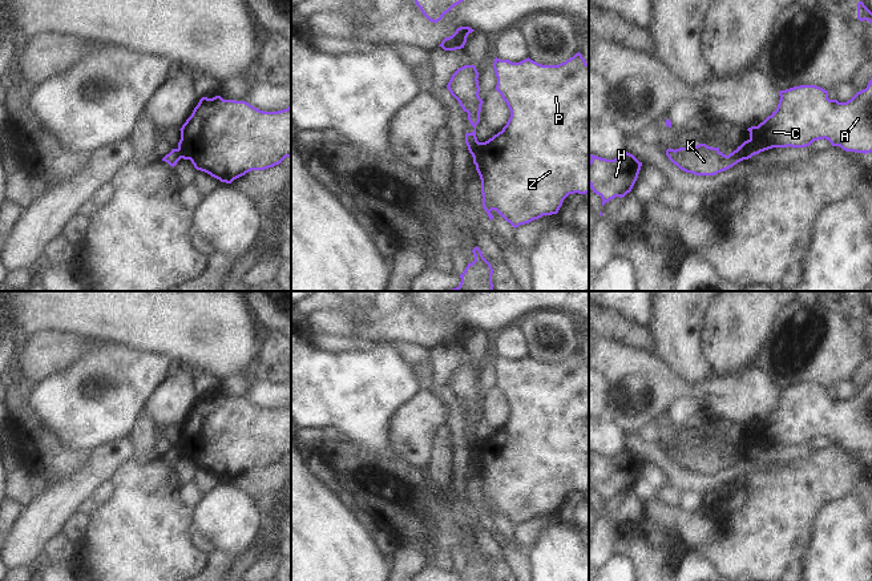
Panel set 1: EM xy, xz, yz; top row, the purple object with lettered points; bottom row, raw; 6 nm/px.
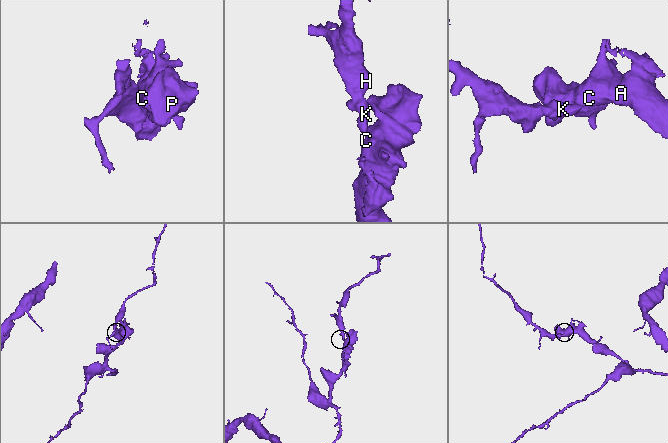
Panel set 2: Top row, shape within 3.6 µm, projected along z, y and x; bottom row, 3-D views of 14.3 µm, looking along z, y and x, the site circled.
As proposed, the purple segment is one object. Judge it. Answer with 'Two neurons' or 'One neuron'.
Two neurons.

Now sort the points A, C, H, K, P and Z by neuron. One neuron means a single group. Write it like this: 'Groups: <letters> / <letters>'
Groups: A C P Z / H K.

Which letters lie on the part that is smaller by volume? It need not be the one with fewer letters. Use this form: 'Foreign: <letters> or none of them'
Foreign: H, K

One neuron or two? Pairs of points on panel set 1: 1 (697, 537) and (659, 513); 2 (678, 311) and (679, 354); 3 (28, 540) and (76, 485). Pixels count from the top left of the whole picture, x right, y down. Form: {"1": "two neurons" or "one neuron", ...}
{"1": "one neuron", "2": "one neuron", "3": "one neuron"}

